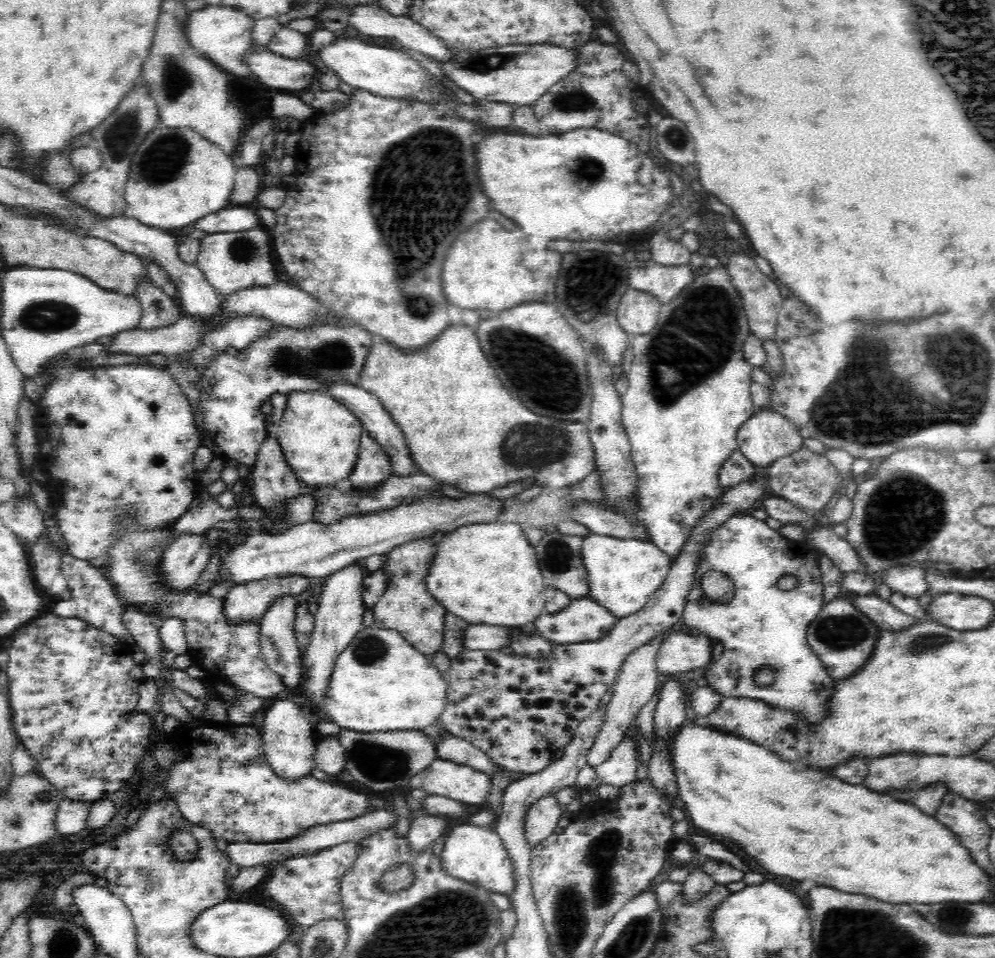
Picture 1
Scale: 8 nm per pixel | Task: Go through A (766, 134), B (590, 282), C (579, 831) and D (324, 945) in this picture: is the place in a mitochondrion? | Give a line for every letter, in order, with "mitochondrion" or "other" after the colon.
A: other
B: mitochondrion
C: other
D: mitochondrion

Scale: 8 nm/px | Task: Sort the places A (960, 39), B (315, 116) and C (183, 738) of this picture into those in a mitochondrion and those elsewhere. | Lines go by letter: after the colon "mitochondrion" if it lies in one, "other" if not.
A: mitochondrion
B: other
C: other

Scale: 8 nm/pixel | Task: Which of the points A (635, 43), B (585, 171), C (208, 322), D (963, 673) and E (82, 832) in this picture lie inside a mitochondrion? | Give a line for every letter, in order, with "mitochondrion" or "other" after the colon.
A: other
B: mitochondrion
C: other
D: other
E: other

